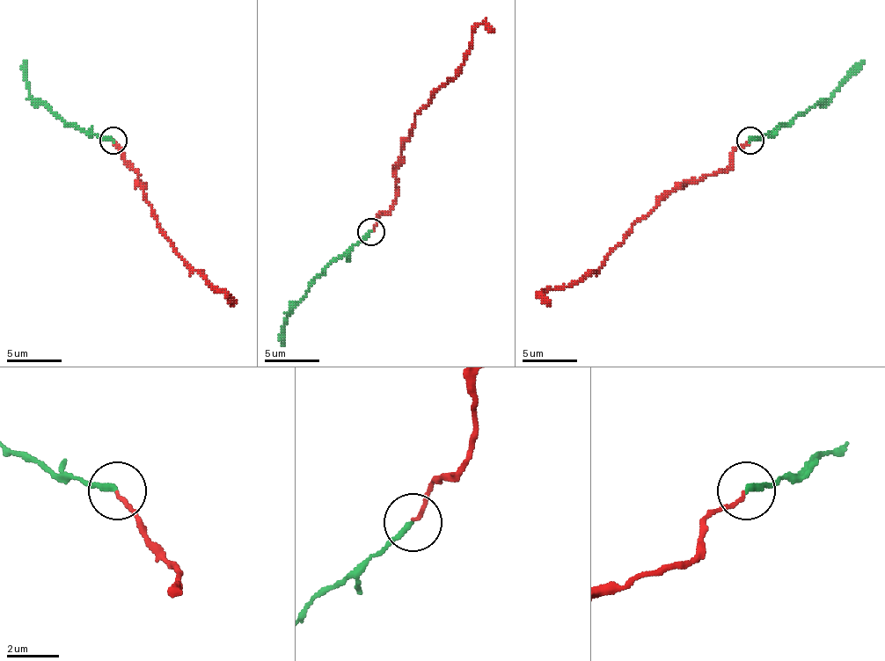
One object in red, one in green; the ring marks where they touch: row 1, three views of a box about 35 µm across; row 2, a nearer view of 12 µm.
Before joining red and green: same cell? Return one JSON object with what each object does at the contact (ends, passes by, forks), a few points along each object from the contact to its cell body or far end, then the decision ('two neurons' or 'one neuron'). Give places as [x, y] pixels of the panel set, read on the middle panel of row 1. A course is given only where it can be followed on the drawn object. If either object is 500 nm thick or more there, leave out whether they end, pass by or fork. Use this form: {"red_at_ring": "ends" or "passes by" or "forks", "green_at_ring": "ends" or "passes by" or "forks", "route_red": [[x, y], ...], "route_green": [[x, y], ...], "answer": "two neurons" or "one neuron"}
{"red_at_ring": "ends", "green_at_ring": "ends", "route_red": [[371, 231], [382, 214], [393, 207], [396, 165], [415, 116], [456, 76], [478, 26], [486, 24], [493, 32]], "route_green": [[371, 231], [325, 269], [287, 315], [281, 345]], "answer": "one neuron"}

